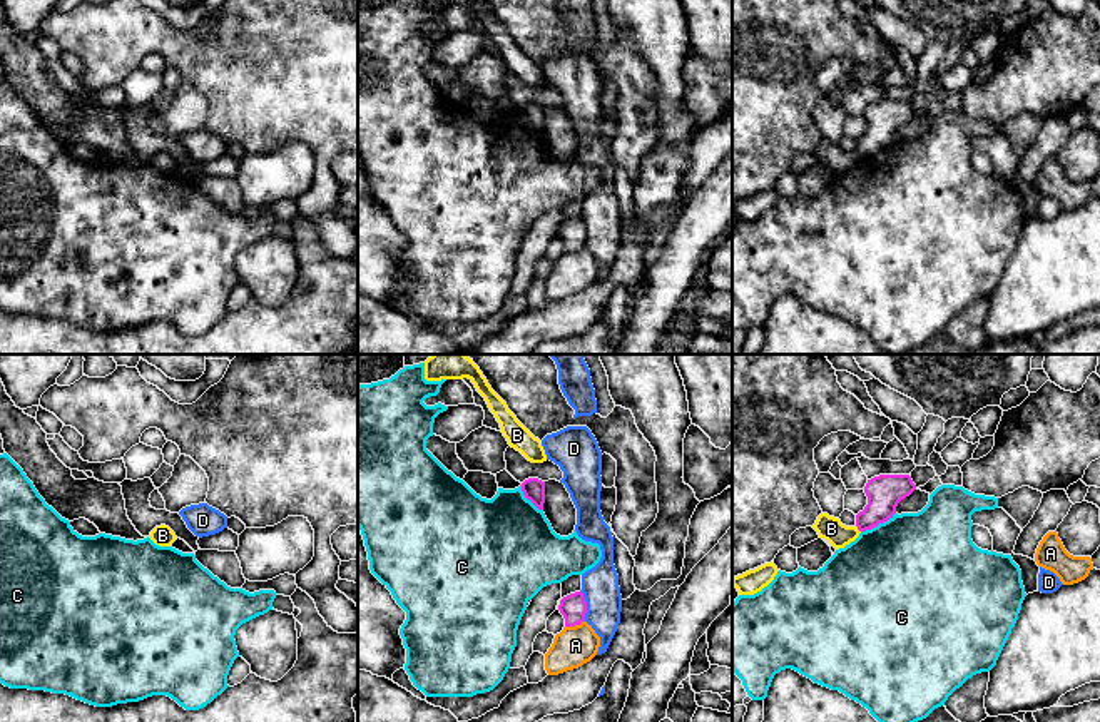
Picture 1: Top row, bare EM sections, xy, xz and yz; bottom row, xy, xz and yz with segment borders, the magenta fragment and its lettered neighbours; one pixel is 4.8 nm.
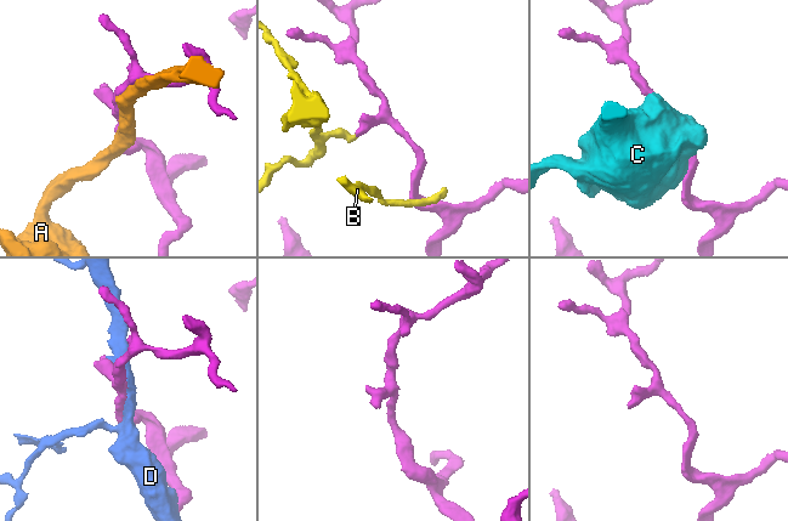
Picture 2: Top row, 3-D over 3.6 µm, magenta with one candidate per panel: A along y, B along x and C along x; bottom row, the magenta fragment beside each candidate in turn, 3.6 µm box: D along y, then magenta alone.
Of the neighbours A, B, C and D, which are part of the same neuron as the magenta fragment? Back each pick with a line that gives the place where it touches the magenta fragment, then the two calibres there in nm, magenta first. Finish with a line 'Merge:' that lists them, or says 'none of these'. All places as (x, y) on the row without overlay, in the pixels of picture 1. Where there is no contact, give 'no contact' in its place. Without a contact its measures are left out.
Merge: none of these

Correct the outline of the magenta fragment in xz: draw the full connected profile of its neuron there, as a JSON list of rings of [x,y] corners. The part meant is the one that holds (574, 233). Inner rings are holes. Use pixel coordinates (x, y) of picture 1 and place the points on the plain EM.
[[[582,216],[563,222],[558,236],[565,244],[565,252],[575,252],[585,247],[587,227]]]

